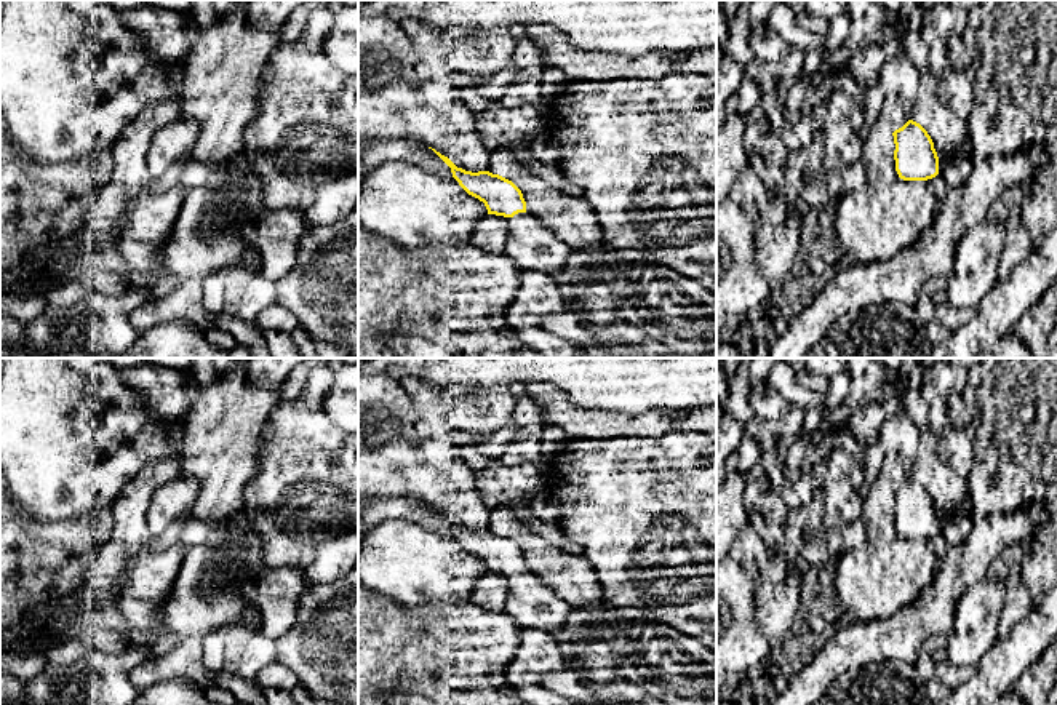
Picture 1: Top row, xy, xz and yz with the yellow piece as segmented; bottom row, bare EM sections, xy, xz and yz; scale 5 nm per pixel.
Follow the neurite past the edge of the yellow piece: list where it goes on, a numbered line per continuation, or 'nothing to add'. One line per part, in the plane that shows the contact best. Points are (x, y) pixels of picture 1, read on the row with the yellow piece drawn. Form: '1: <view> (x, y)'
1: xz (531, 245)

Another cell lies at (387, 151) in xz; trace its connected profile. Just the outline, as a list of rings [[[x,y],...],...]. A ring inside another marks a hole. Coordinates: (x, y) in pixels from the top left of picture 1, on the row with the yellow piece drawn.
[[[414,139],[374,141],[358,160],[358,182],[381,163],[406,161],[445,179],[456,181],[451,168],[425,144]]]

